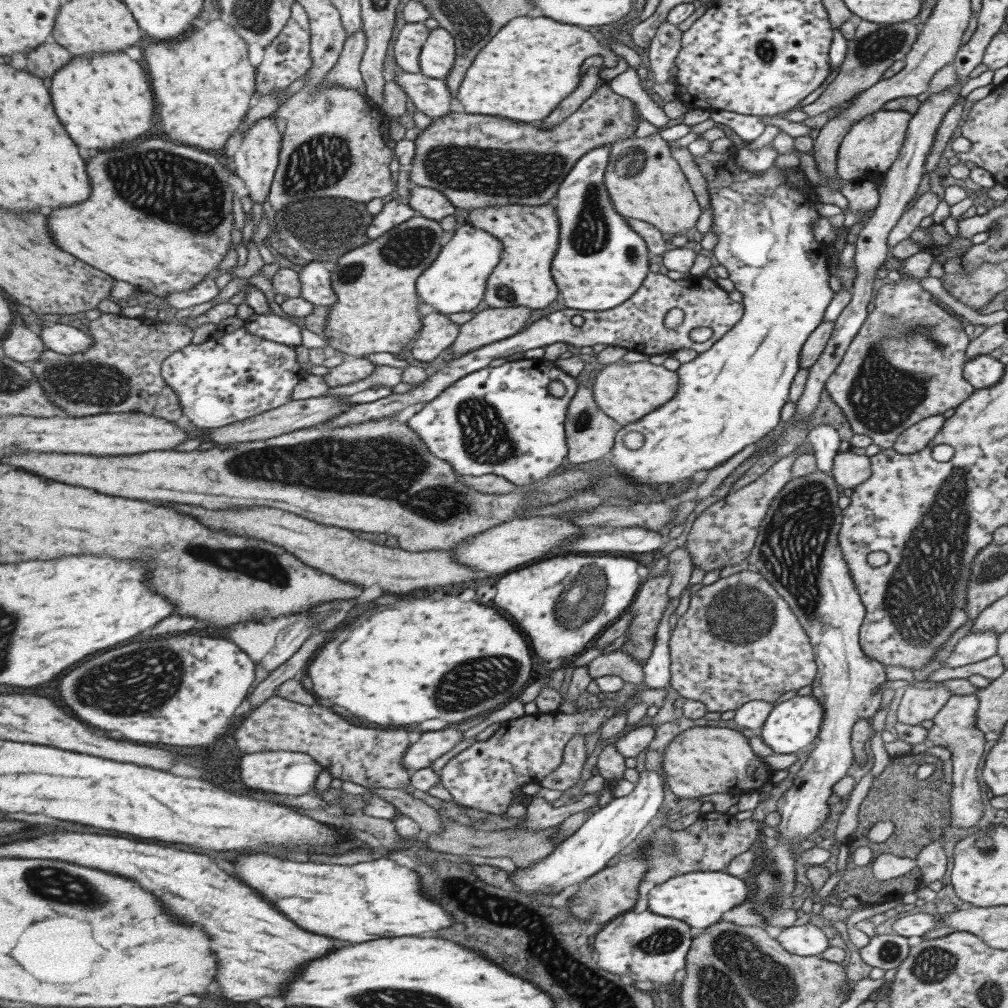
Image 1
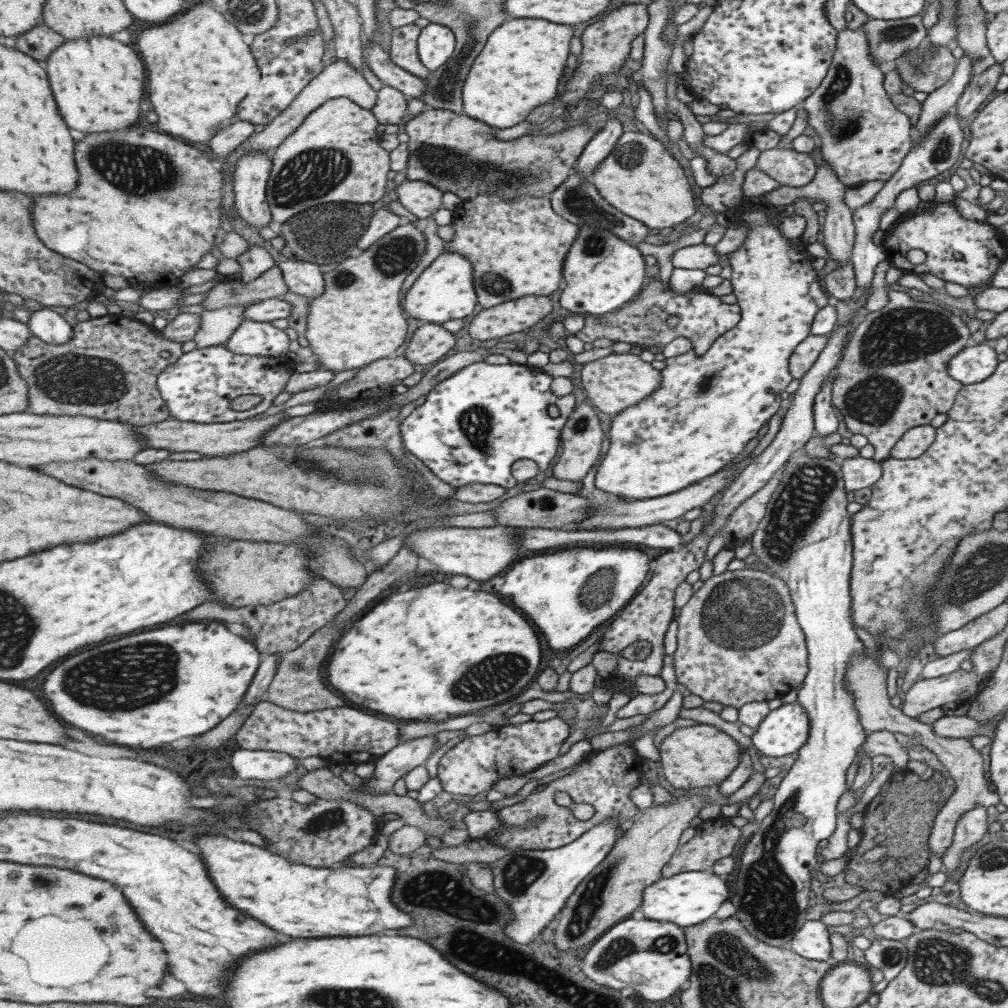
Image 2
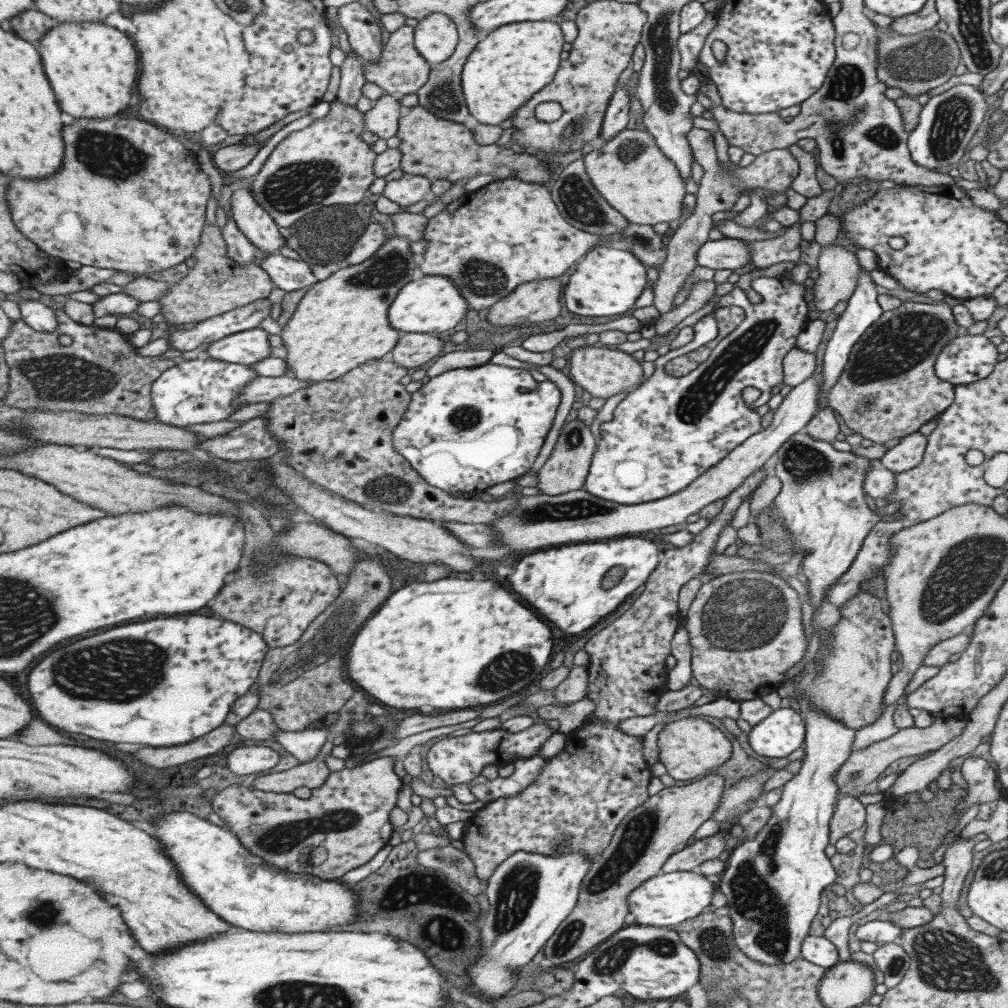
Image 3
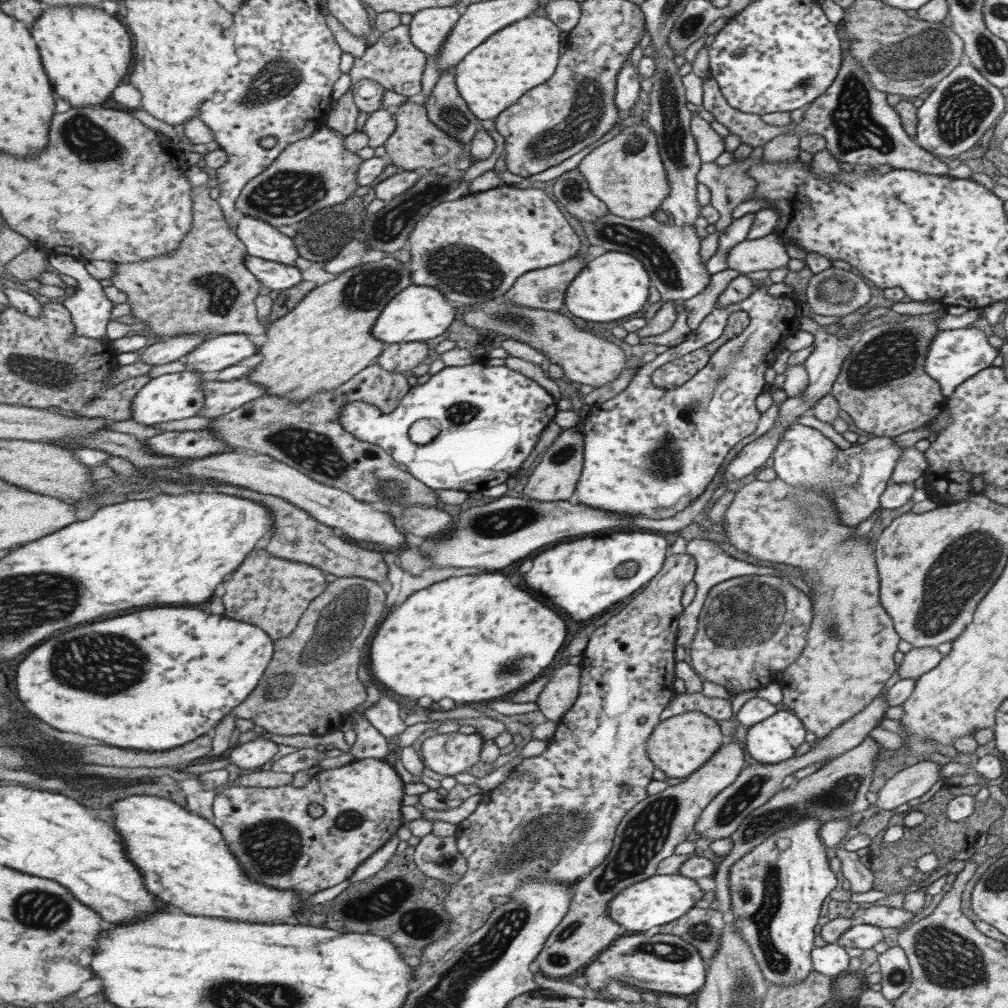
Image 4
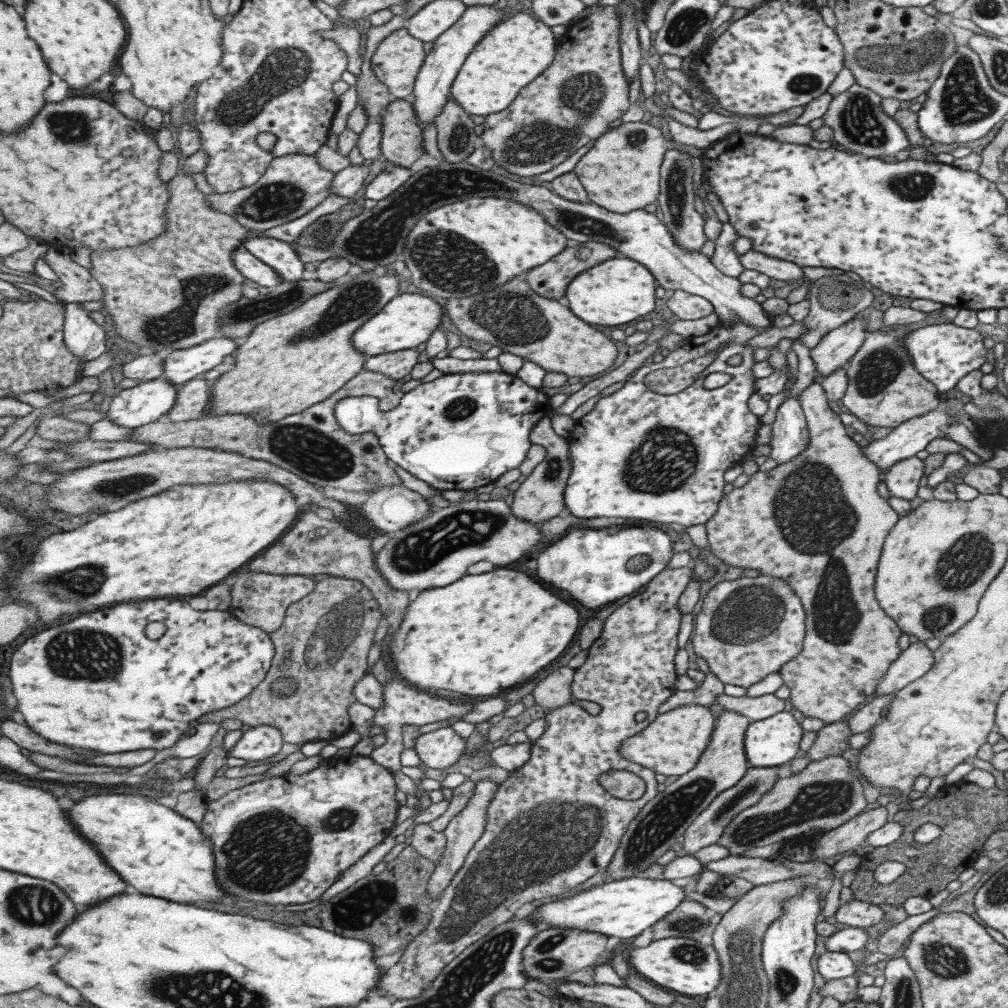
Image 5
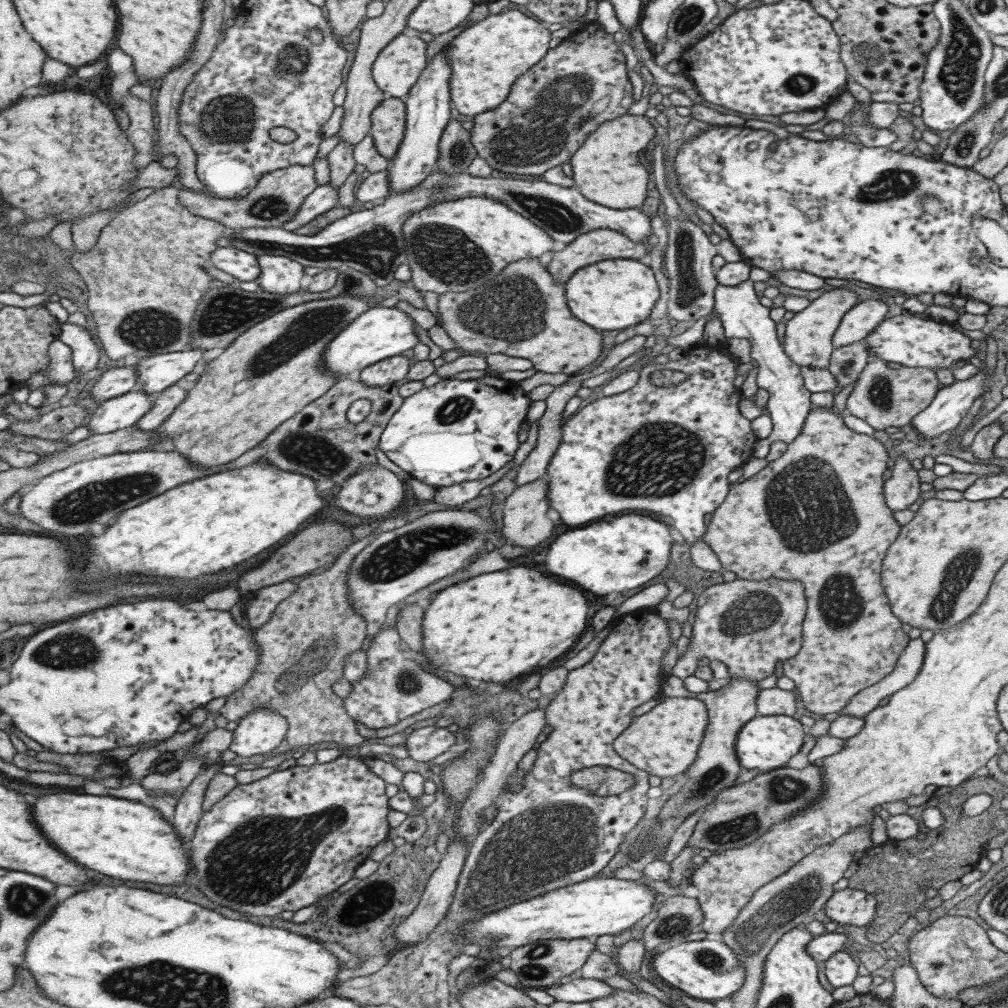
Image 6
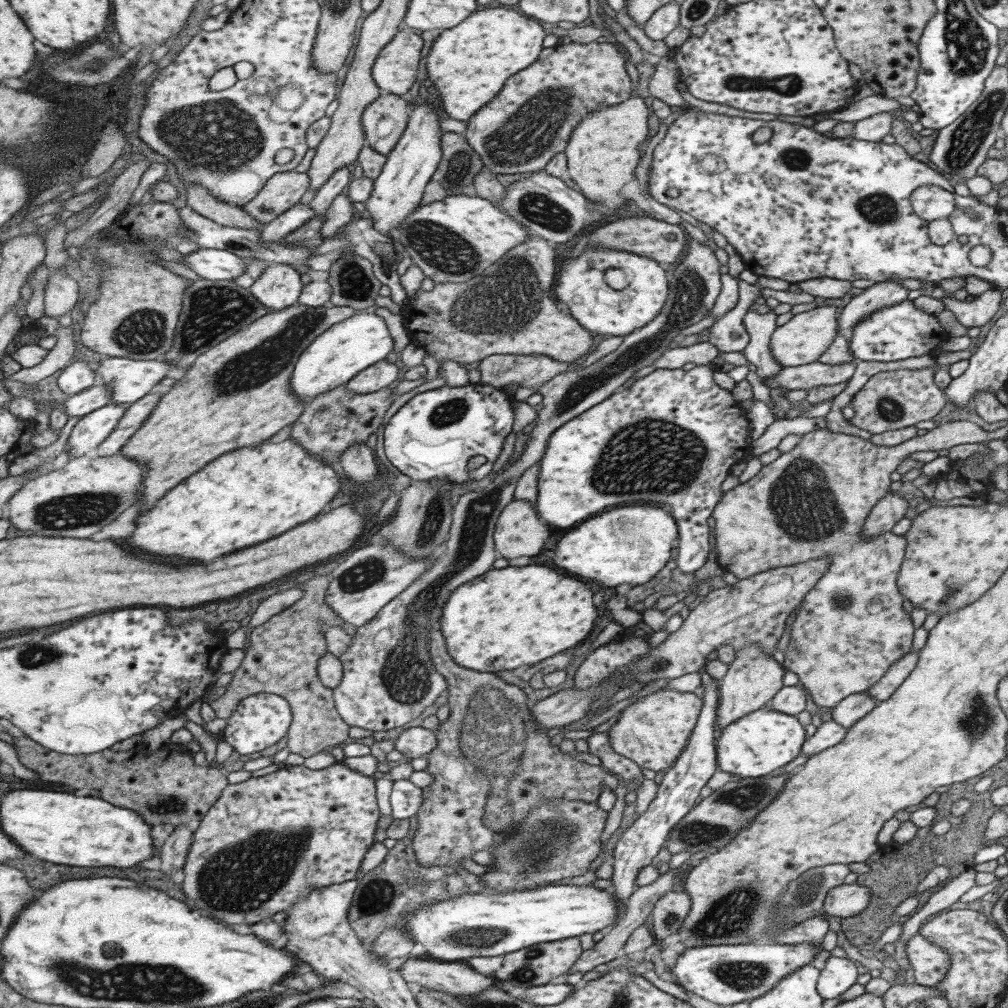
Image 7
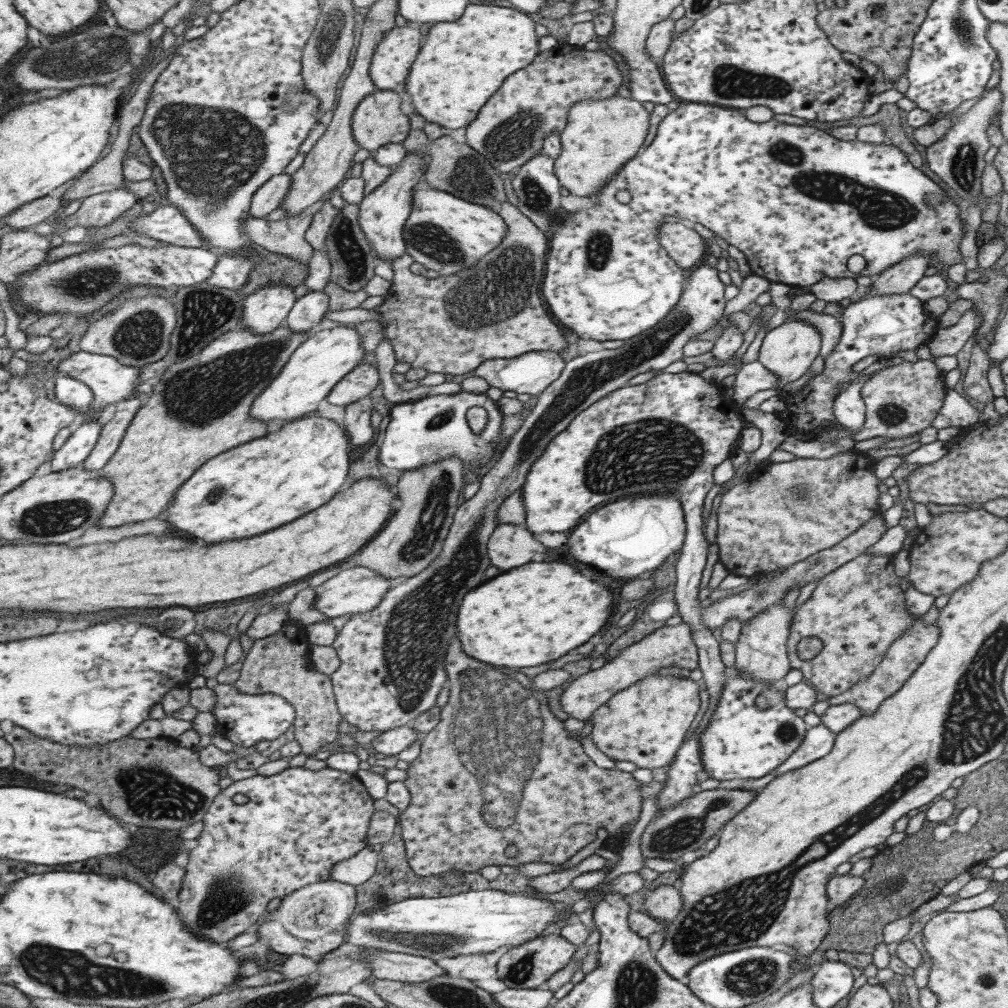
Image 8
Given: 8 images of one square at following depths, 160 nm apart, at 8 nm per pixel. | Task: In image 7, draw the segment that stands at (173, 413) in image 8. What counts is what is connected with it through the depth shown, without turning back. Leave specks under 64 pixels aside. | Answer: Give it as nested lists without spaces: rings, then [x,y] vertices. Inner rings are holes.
[[[297,303],[296,305],[289,305],[287,308],[278,311],[271,311],[264,313],[263,316],[253,321],[253,324],[249,328],[244,328],[227,338],[208,350],[205,354],[201,355],[187,370],[187,373],[179,380],[175,381],[171,390],[165,394],[161,399],[159,406],[154,408],[153,414],[148,416],[145,424],[134,433],[131,440],[122,448],[121,455],[132,458],[133,460],[139,461],[146,466],[146,479],[144,485],[144,492],[142,492],[142,500],[137,506],[139,512],[145,512],[145,510],[152,509],[157,502],[161,500],[172,488],[180,485],[187,478],[192,477],[193,474],[197,474],[200,470],[203,470],[210,462],[213,462],[234,450],[245,448],[246,446],[253,446],[260,444],[273,436],[283,426],[291,425],[304,412],[304,405],[307,402],[303,402],[292,393],[289,382],[291,382],[292,372],[296,365],[298,356],[302,353],[302,350],[317,338],[322,332],[325,332],[330,326],[333,326],[336,322],[342,322],[346,318],[349,318],[355,312],[354,309],[349,306],[333,306],[331,308],[325,308],[323,305],[318,307],[310,307]]]

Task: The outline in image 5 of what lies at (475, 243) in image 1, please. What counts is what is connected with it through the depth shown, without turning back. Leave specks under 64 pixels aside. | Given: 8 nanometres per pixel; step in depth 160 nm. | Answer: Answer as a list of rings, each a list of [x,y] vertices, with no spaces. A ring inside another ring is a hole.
[[[403,293],[394,296],[381,310],[367,322],[354,330],[351,335],[353,346],[365,357],[390,353],[403,349],[413,349],[425,342],[437,328],[442,319],[441,306],[431,296],[423,293]]]

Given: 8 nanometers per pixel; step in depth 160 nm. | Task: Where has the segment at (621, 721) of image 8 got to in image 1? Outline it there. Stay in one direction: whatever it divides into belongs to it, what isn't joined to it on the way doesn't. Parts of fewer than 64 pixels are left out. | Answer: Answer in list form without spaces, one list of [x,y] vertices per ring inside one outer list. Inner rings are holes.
[[[690,727],[668,743],[661,757],[664,782],[679,798],[698,798],[708,794],[739,794],[757,791],[769,782],[771,770],[751,751],[748,738],[737,730]]]

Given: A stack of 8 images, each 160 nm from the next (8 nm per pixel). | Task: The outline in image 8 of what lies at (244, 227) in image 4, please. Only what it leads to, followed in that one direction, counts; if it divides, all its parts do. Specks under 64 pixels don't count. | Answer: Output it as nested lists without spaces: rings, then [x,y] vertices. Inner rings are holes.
[[[269,283],[253,291],[244,300],[242,328],[251,329],[256,335],[279,328],[295,302],[293,288],[282,283]]]

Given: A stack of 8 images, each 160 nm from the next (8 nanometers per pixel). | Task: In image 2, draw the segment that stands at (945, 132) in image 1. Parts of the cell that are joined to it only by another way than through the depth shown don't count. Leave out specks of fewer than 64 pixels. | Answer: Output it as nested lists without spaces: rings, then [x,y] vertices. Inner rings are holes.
[[[995,62],[985,72],[970,77],[970,81],[956,101],[957,119],[965,120],[982,102],[985,102],[985,98],[993,92],[997,78],[1002,74],[1001,65],[1002,62]]]

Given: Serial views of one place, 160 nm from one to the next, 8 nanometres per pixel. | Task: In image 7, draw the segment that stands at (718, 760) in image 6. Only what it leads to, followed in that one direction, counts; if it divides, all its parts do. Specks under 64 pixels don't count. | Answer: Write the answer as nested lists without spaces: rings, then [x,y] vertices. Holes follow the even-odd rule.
[[[747,645],[739,653],[734,654],[728,670],[718,682],[716,733],[718,734],[719,729],[727,727],[749,712],[766,705],[770,698],[782,687],[781,677],[784,672],[783,666],[777,664],[771,655],[765,655],[765,651],[759,649],[759,645]]]

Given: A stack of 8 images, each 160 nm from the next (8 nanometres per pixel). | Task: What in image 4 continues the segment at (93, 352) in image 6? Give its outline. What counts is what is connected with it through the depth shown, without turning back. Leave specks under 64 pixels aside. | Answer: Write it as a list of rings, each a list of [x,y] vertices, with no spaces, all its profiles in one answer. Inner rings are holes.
[[[49,253],[49,264],[53,269],[69,275],[77,281],[77,289],[72,295],[69,297],[65,296],[61,299],[63,306],[69,310],[69,314],[73,317],[76,334],[109,342],[110,339],[107,337],[107,324],[111,320],[115,303],[105,295],[101,282],[91,276],[91,273],[87,270],[85,261],[74,256]]]

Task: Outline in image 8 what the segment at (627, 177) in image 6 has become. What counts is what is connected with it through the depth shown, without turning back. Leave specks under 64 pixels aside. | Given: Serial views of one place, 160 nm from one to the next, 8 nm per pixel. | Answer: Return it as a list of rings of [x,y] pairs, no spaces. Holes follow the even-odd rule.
[[[615,94],[609,98],[588,98],[573,103],[565,122],[559,138],[561,156],[553,162],[553,174],[569,193],[589,197],[641,150],[647,137],[649,114],[639,102]]]

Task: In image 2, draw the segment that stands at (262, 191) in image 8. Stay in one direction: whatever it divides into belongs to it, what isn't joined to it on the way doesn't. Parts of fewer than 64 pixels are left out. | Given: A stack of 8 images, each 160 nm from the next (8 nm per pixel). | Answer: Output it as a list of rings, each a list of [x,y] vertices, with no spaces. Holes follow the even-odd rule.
[[[345,97],[330,98],[305,116],[301,125],[270,152],[272,171],[267,183],[267,201],[272,221],[282,225],[298,212],[313,205],[333,202],[372,204],[381,200],[383,194],[391,194],[387,180],[387,172],[390,171],[389,155],[379,147],[381,136],[375,133],[377,125],[377,120],[369,110],[364,110]]]

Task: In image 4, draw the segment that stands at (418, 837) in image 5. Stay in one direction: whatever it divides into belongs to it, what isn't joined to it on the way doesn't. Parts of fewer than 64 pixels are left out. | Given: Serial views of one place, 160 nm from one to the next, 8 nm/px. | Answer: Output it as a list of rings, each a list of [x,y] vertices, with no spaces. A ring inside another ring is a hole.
[[[428,833],[412,850],[412,862],[425,876],[453,885],[465,874],[465,859],[457,850],[454,835],[437,837]]]

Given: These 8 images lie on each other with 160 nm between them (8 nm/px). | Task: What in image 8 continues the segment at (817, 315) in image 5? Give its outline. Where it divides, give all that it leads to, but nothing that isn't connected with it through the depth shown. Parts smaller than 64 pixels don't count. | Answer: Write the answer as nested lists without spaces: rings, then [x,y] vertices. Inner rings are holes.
[[[797,319],[789,322],[784,321],[765,333],[756,361],[762,364],[769,372],[772,372],[771,376],[777,376],[779,383],[774,389],[779,392],[785,384],[795,382],[803,374],[806,374],[811,362],[820,351],[820,342],[819,331],[813,325]]]

